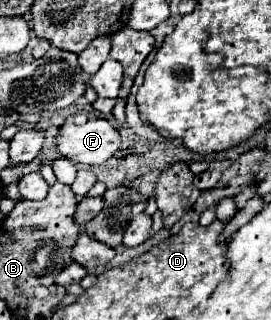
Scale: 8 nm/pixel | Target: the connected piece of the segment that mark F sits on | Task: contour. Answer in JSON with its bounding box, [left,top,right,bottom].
[58,111,120,164]

